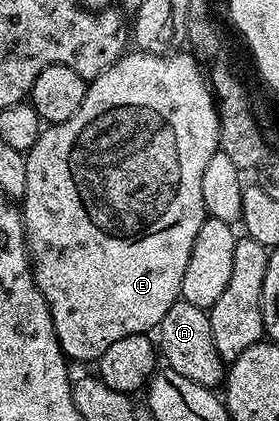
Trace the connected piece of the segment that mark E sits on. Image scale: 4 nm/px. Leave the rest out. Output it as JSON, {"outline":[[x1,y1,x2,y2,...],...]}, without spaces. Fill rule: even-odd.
{"outline":[[138,51,124,52,119,60,89,82,85,91,85,99,81,99,81,107,77,107,77,111,73,115,69,115,69,119,65,119,56,125,48,124,40,132,37,143,33,143,33,147,27,150,25,154,25,195,21,198,21,212,23,214,23,226,27,232,27,251,31,254,31,268,35,270,35,282,49,307,59,346,68,362,98,362,99,357,105,355,105,351,109,351,109,347,113,347,113,343,117,343,117,339,125,339,125,335,150,334,152,331,158,330,161,319,165,319,165,311,169,311,169,307,173,307,173,303,180,300,181,279,185,279,185,267,189,267,189,255,193,255,193,242,197,239,197,231,201,231,201,223,208,218,205,199,201,199,201,175,205,175,205,167,209,164,209,159,213,159,213,155,220,152,217,98,212,86,210,84,207,86,207,81,203,78,203,73,199,70,198,64,200,65,200,62,187,51,176,51,166,55,161,53,140,53]]}

